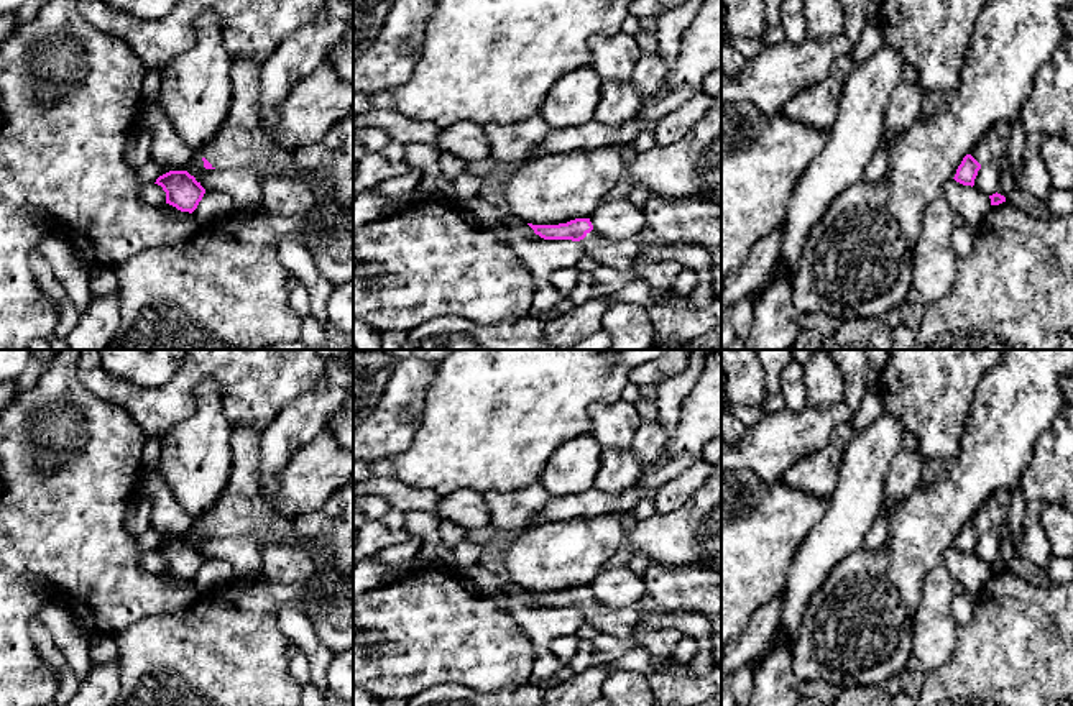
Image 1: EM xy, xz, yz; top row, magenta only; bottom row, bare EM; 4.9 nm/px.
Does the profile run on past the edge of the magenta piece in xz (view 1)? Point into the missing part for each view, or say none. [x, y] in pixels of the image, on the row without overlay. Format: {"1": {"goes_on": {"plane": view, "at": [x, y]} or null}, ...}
{"1": {"goes_on": {"plane": "xz", "at": [618, 623]}}}

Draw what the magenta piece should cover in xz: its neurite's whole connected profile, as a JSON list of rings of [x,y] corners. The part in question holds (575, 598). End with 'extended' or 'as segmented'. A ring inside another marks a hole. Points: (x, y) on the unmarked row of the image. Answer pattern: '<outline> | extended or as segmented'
[[[575,586],[559,593],[527,593],[544,607],[578,609],[585,622],[592,624],[600,634],[618,639],[628,637],[641,616],[633,606],[618,609],[598,604],[590,586]]] | extended

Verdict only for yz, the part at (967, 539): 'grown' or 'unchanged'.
grown

